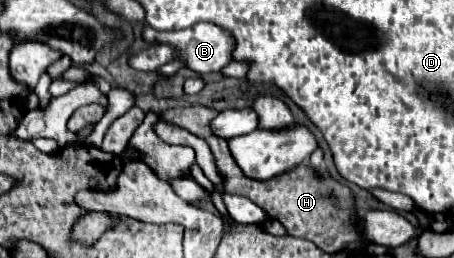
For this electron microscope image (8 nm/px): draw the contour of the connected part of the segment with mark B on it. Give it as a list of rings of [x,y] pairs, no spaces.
[[[201,22],[189,30],[177,30],[177,32],[159,32],[159,30],[153,30],[149,26],[145,26],[143,30],[143,36],[147,42],[161,42],[161,44],[169,44],[176,50],[178,57],[173,61],[159,68],[159,74],[163,78],[171,78],[182,67],[187,67],[199,75],[203,75],[209,72],[217,72],[221,68],[225,68],[231,60],[233,60],[233,46],[237,44],[233,40],[233,34],[229,34],[229,30],[213,24],[213,22]]]

